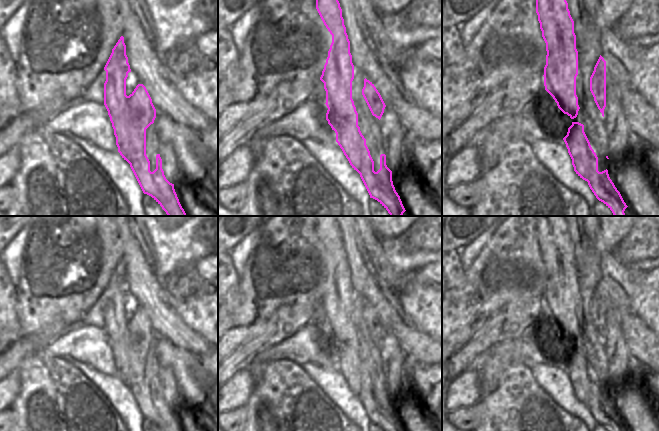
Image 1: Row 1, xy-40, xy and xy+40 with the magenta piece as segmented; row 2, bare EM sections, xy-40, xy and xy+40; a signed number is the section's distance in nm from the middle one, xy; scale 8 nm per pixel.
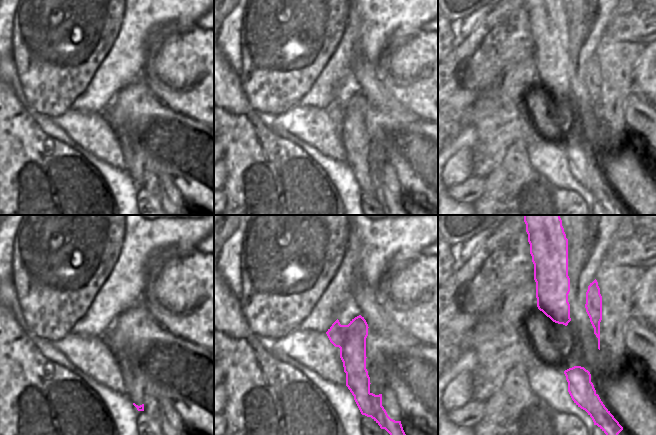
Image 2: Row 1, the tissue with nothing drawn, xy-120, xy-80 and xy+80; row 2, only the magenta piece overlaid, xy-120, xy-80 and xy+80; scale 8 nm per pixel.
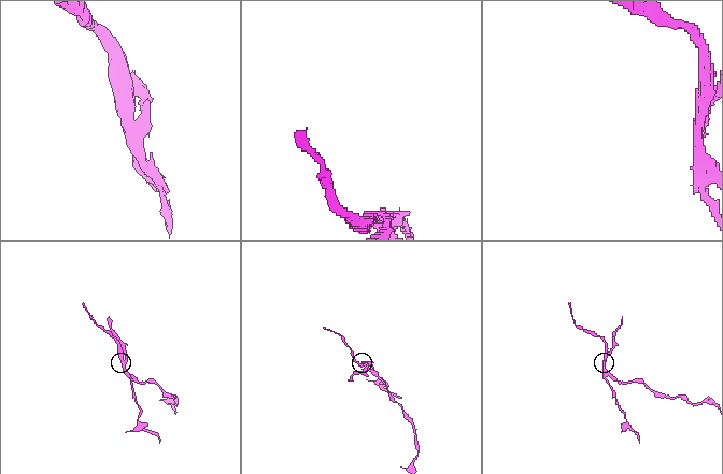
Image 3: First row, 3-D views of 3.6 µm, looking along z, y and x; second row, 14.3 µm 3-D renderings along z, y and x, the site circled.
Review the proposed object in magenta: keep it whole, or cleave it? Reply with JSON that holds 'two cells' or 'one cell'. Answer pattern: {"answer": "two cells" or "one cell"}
{"answer": "two cells"}

